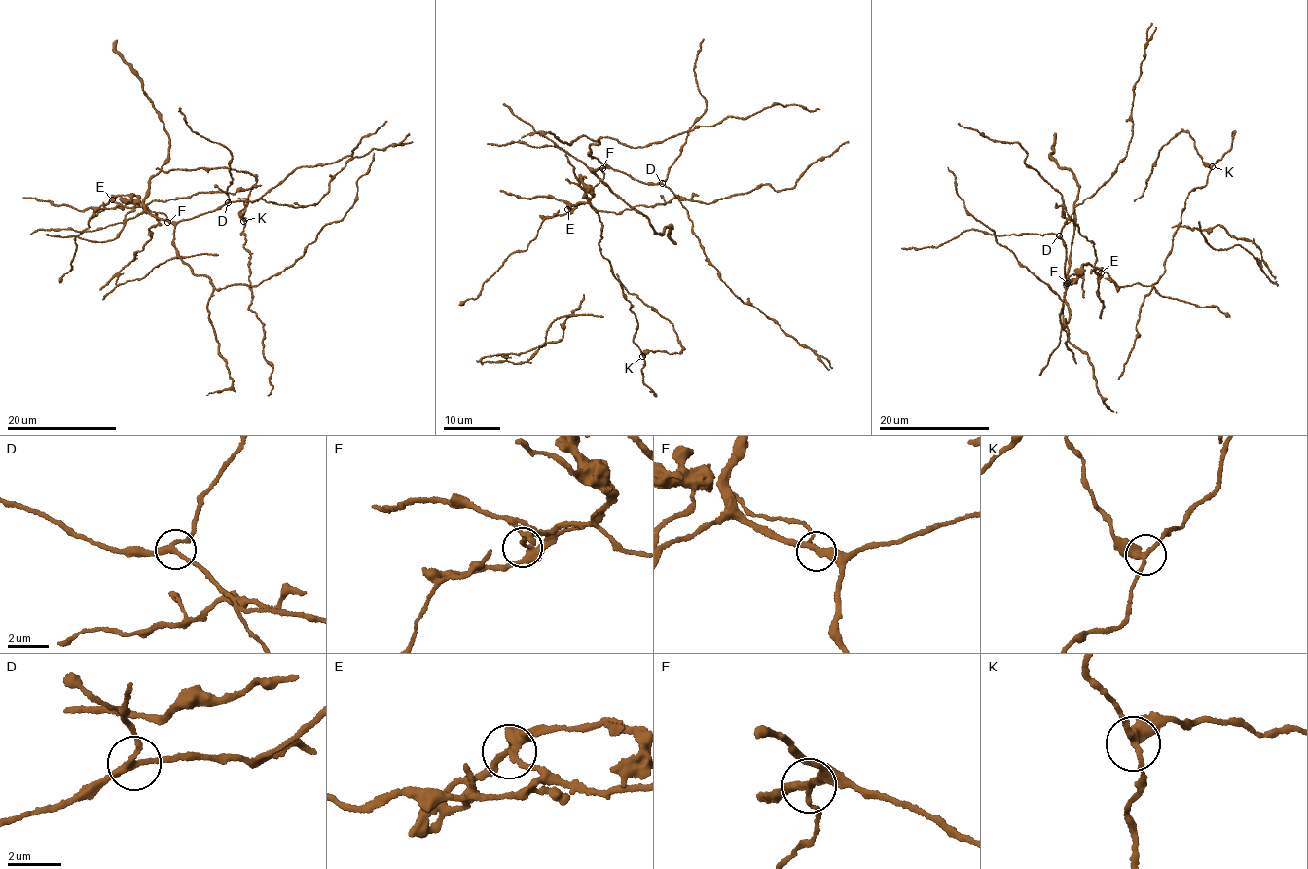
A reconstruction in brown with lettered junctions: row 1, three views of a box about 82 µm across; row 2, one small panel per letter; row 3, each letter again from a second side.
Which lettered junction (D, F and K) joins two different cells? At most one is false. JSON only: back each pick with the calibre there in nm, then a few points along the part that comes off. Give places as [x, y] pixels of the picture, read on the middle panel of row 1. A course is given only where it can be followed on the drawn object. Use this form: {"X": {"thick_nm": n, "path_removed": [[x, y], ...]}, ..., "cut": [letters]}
{"F": {"thick_nm": 240}, "cut": ["F"]}

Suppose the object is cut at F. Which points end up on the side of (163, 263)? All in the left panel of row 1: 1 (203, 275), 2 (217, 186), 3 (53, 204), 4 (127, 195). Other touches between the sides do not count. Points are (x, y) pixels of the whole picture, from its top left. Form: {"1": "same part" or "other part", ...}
{"1": "other part", "2": "same part", "3": "same part", "4": "same part"}

